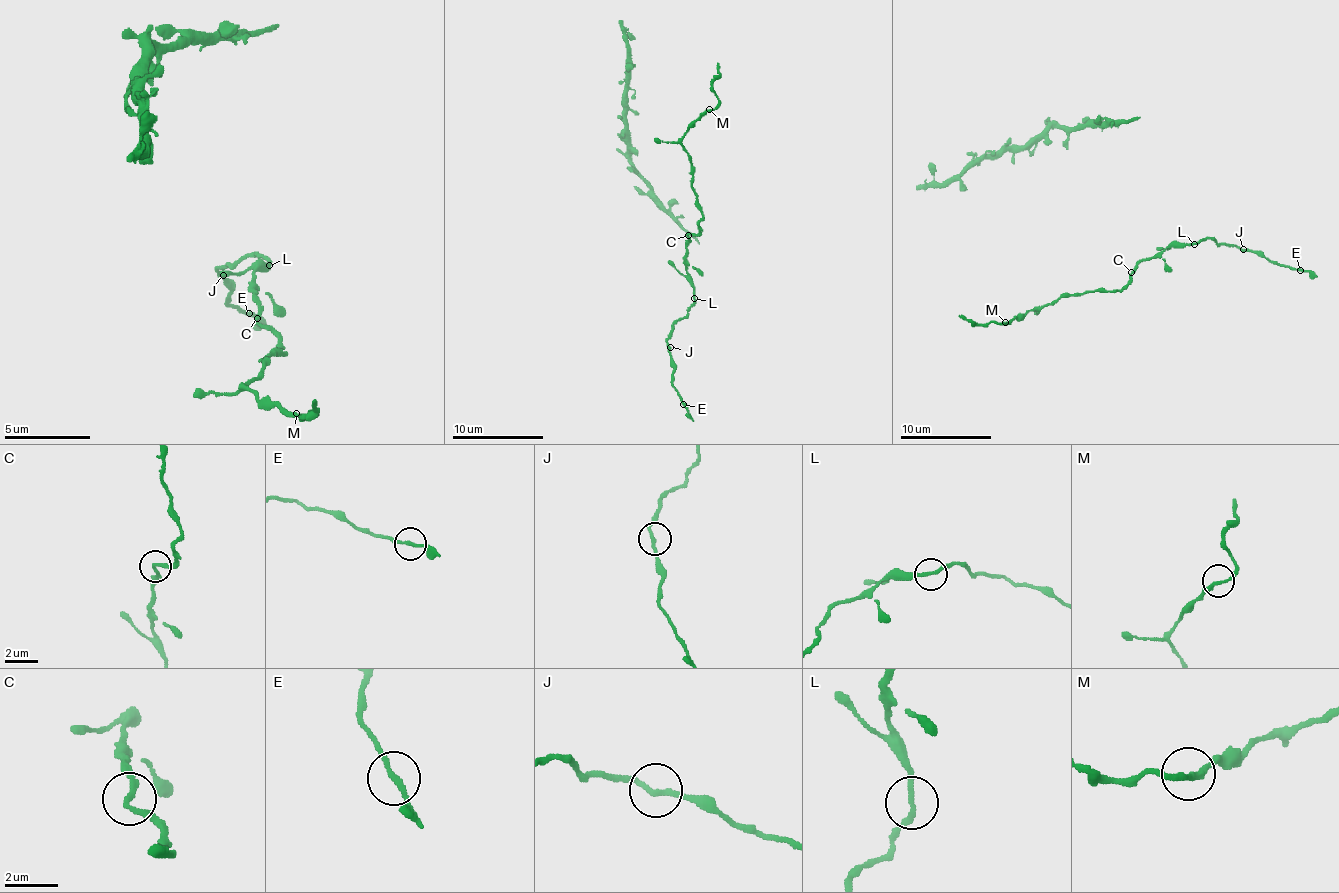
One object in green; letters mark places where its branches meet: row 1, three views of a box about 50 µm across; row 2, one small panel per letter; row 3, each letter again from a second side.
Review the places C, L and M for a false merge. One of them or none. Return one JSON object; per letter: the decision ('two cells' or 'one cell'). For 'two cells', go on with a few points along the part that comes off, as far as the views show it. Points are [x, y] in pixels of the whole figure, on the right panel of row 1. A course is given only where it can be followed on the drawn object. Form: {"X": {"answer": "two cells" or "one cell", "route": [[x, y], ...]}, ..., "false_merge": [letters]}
{"C": {"answer": "one cell"}, "L": {"answer": "two cells", "route": [[1195, 245], [1213, 238], [1316, 277]]}, "M": {"answer": "one cell"}, "false_merge": ["L"]}

